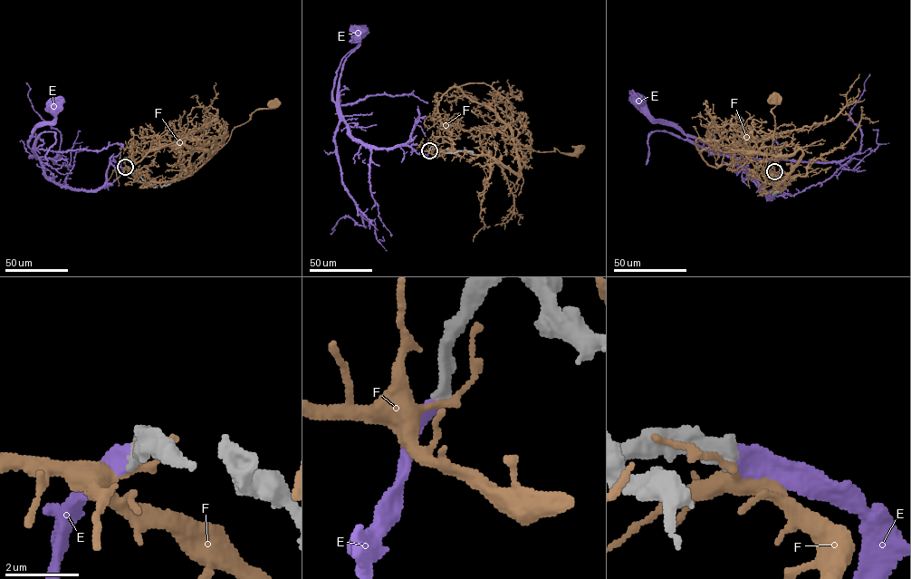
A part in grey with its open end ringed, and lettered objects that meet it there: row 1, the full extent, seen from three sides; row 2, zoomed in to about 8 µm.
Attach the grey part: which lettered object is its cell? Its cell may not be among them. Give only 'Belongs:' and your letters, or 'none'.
Belongs: E

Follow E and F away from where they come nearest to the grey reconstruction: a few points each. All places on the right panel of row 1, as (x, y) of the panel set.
E: (774, 171), (779, 178), (769, 199), (731, 158), (663, 124), (637, 97)
F: (774, 172), (779, 178), (771, 182), (774, 188), (802, 150), (771, 153), (773, 101)

